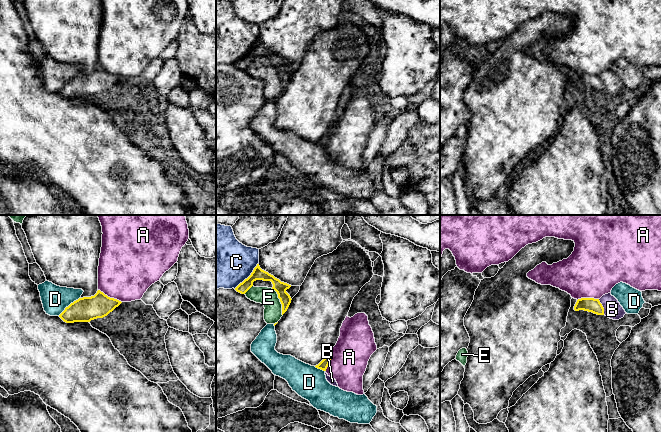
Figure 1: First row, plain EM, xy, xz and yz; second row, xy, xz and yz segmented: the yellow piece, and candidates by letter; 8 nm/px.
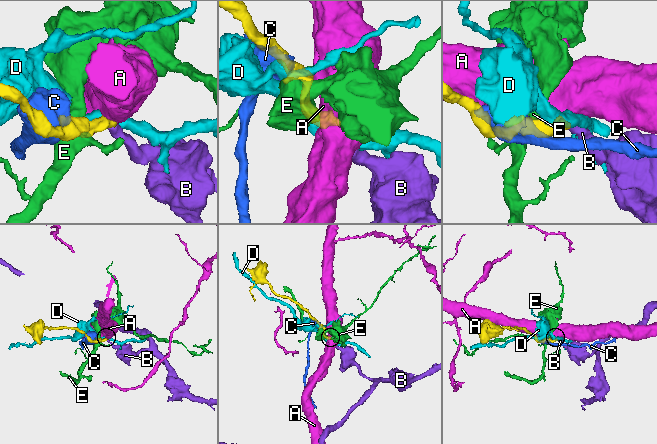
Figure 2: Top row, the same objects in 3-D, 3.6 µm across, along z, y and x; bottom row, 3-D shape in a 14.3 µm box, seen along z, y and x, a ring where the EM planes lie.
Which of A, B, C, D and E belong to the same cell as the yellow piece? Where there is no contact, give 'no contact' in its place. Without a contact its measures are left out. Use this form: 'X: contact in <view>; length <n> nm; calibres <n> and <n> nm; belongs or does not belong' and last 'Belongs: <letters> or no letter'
A: contact in xy; length 220 nm; calibres 200 and 440 nm; does not belong
B: contact in yz; length 140 nm; calibres 110 and 140 nm; belongs
C: contact in xz; length 280 nm; calibres 100 and 420 nm; does not belong
D: contact in xy; length 220 nm; calibres 200 and 220 nm; does not belong
E: contact in xz; length 240 nm; calibres 100 and 150 nm; does not belong
Belongs: B

